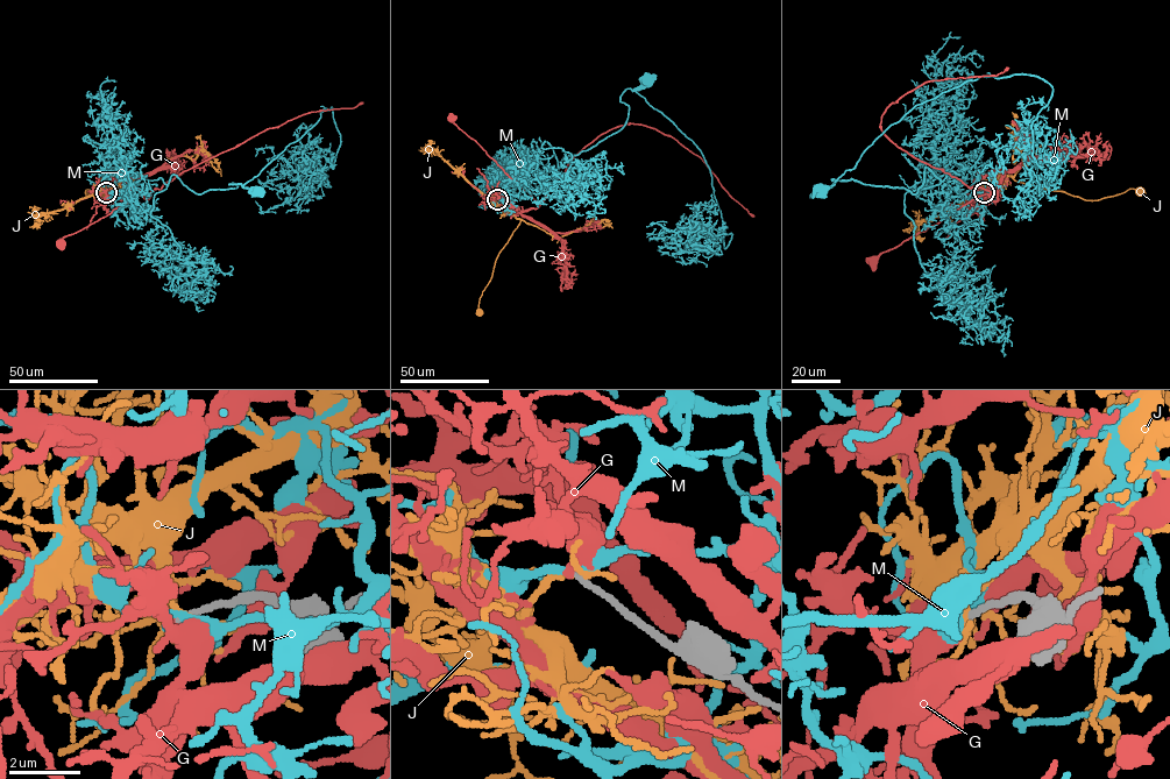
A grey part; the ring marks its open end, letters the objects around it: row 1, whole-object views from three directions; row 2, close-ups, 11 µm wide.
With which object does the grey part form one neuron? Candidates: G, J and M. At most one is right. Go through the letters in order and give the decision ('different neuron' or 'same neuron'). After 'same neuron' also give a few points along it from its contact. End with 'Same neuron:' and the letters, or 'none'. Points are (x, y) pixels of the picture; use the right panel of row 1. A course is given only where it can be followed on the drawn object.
G: different neuron
J: different neuron
M: different neuron
Same neuron: none

